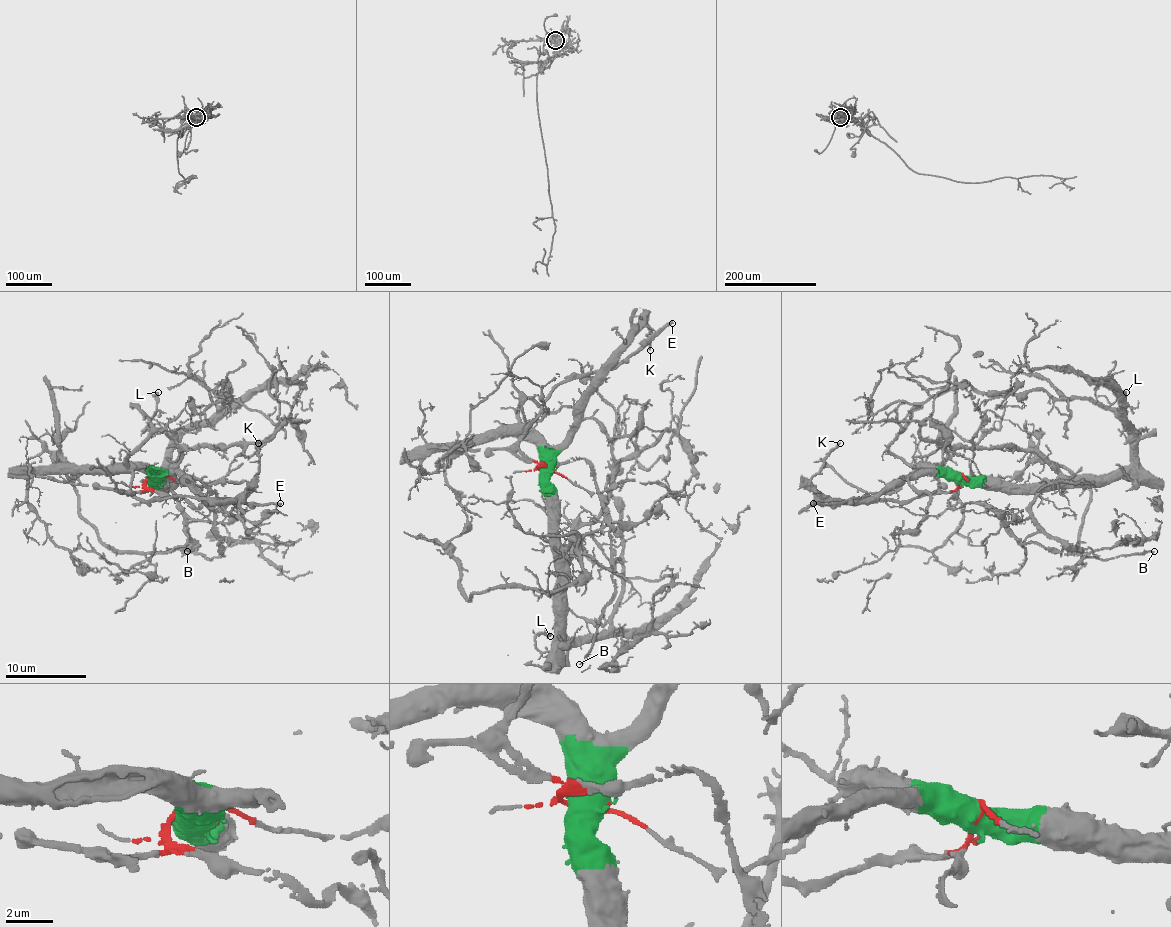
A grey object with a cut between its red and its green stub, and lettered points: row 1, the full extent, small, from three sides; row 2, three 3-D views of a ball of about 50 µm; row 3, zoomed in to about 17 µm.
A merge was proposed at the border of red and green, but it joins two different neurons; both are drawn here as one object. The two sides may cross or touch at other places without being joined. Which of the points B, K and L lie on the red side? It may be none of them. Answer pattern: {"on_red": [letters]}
{"on_red": ["B"]}

